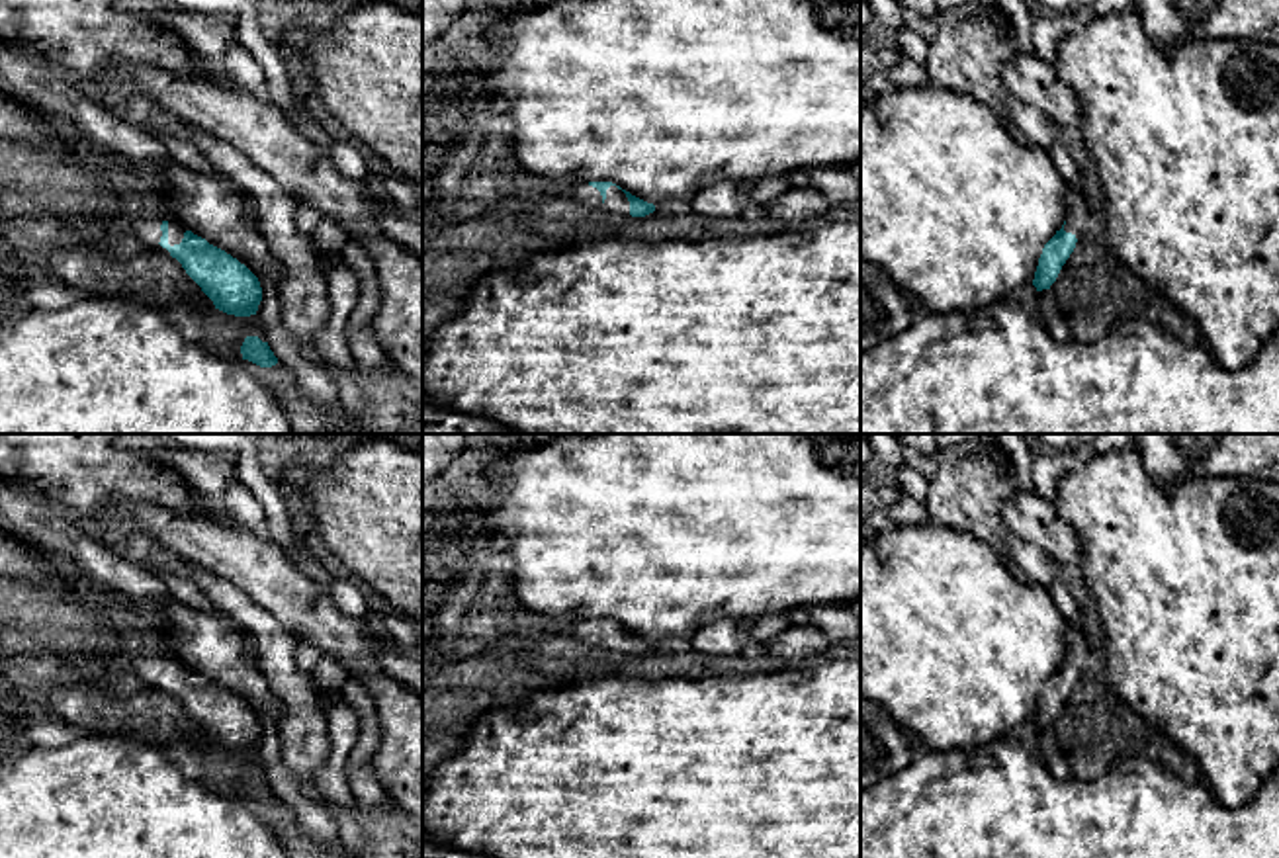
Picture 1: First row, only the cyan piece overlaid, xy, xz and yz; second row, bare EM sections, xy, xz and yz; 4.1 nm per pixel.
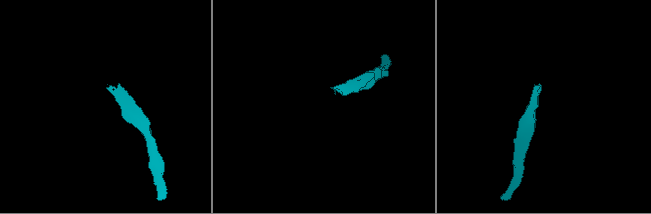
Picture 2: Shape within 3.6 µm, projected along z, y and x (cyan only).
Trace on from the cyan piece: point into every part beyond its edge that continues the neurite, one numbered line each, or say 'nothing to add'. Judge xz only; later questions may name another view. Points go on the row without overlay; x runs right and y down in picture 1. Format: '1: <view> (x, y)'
nothing to add

